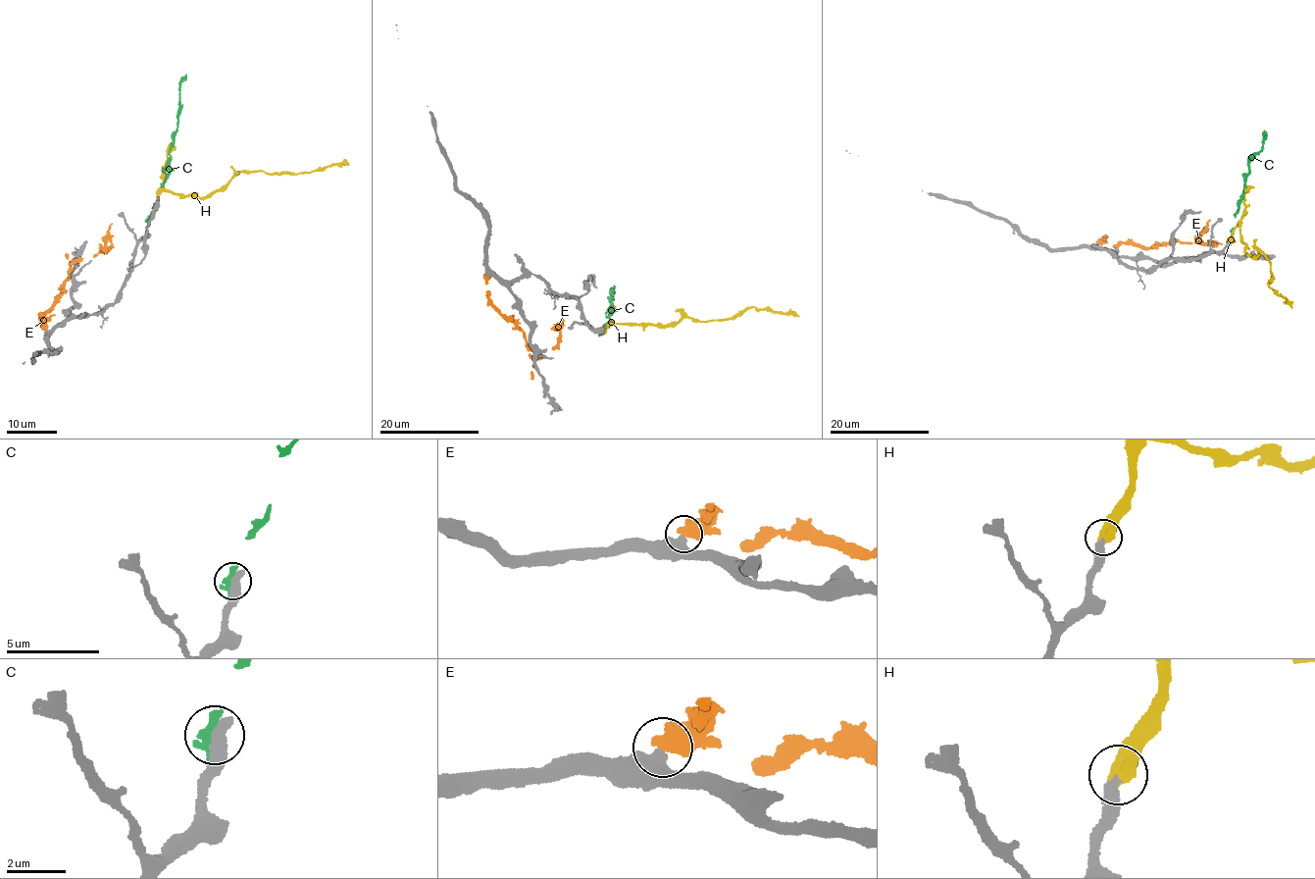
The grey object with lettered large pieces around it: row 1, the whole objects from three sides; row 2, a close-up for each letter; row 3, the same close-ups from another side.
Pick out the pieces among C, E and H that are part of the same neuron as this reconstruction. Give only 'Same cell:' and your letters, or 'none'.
Same cell: H

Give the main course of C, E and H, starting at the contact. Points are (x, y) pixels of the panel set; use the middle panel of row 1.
C: (601, 332), (606, 317), (612, 312), (609, 299), (613, 298), (610, 289), (614, 285)
E: (487, 274), (489, 303), (523, 332), (531, 355), (543, 354), (554, 348), (559, 330), (556, 325), (561, 323)
H: (602, 331), (607, 325), (620, 323), (664, 325), (687, 317), (705, 322), (735, 318), (755, 307), (799, 317)

